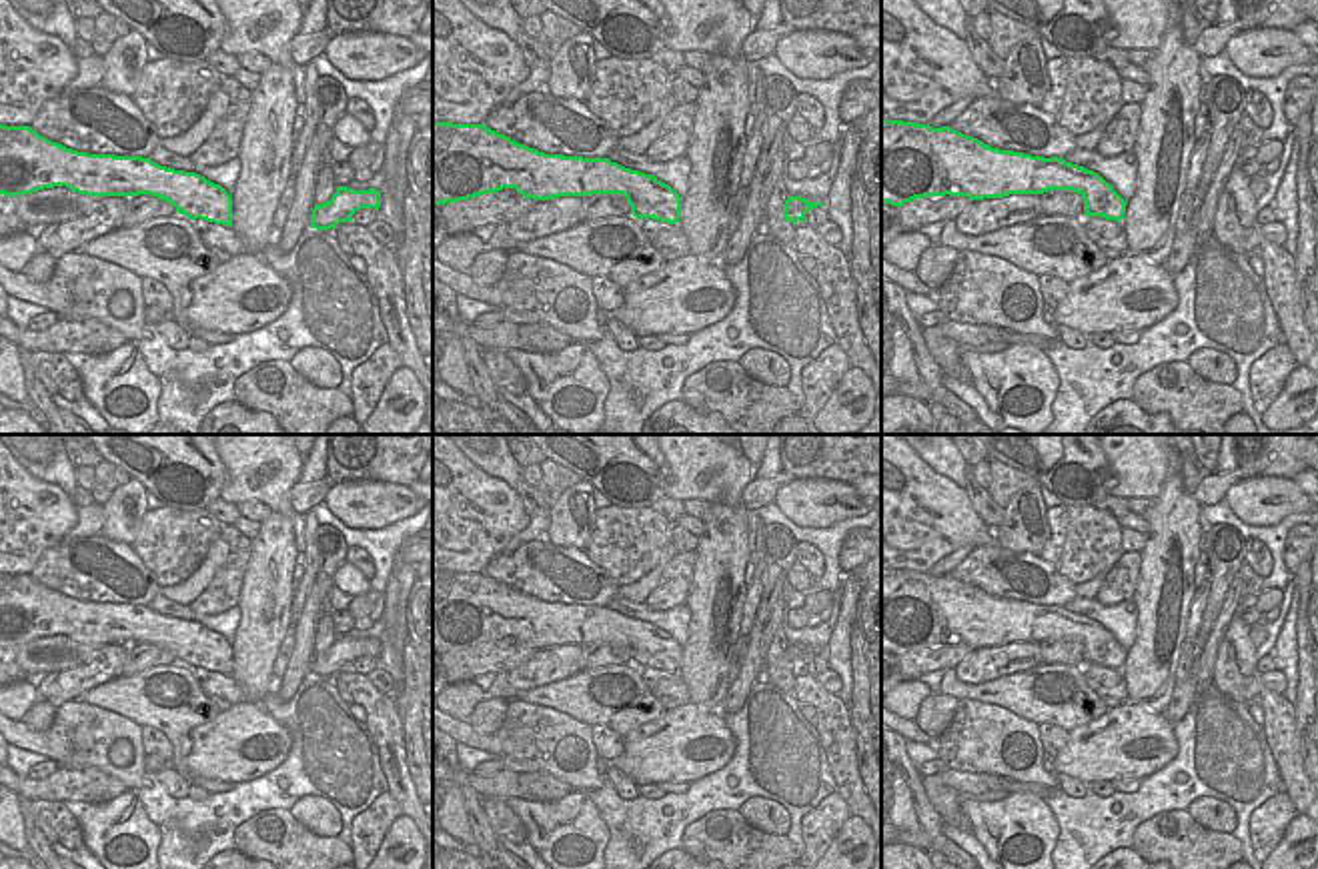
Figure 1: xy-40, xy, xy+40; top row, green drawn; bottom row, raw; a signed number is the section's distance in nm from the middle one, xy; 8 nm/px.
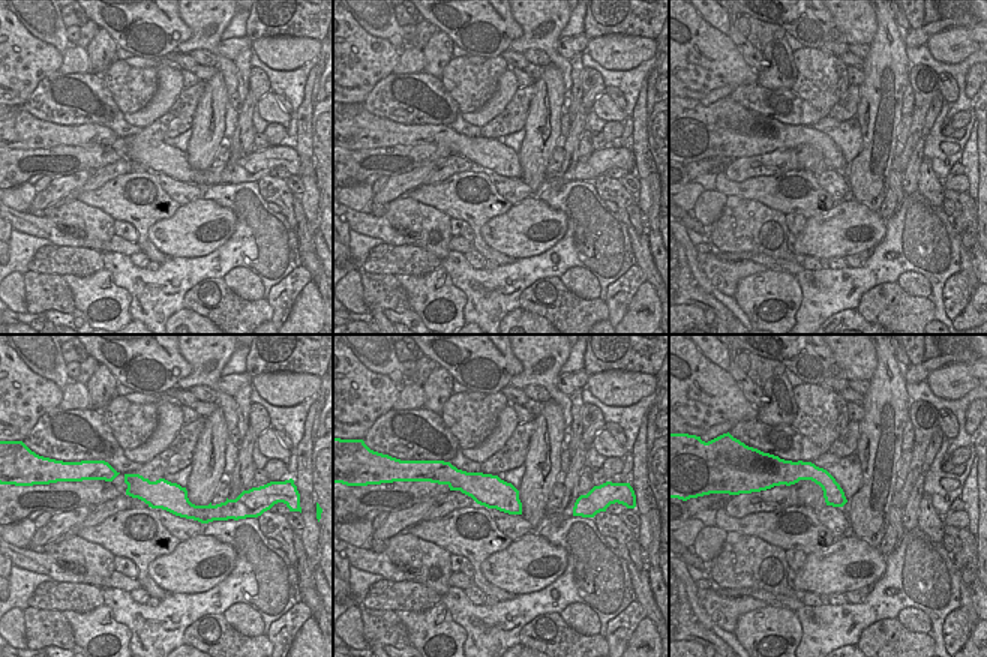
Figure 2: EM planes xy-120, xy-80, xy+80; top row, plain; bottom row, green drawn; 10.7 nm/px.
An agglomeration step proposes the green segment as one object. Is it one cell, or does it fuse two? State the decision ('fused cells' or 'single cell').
single cell

